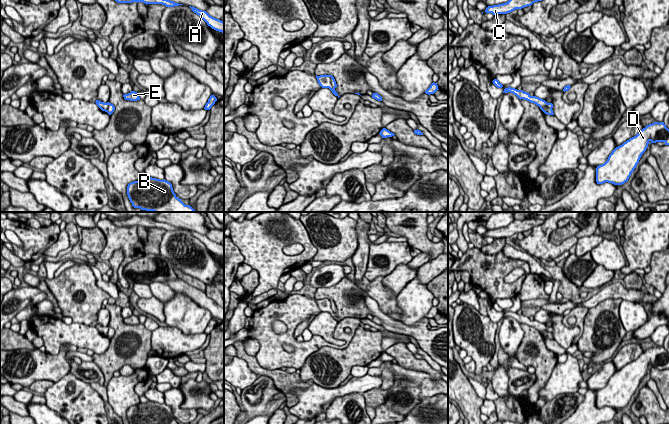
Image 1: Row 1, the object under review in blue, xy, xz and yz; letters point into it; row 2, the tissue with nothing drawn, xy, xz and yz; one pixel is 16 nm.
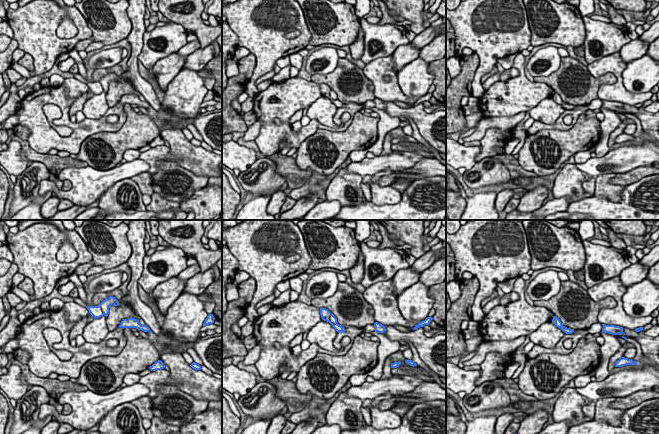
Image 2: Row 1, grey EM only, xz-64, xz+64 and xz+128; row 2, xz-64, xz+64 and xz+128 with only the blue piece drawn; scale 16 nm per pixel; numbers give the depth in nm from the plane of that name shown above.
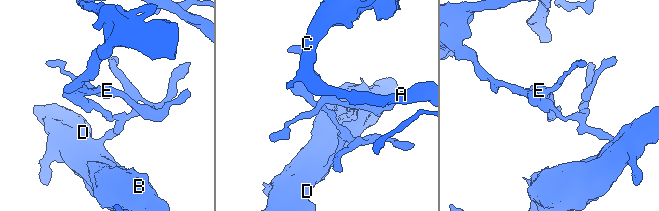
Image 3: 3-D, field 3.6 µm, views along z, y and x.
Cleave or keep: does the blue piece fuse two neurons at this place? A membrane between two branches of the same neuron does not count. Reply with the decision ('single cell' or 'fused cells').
fused cells

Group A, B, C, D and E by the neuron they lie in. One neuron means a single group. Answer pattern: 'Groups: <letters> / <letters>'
Groups: A C E / B D

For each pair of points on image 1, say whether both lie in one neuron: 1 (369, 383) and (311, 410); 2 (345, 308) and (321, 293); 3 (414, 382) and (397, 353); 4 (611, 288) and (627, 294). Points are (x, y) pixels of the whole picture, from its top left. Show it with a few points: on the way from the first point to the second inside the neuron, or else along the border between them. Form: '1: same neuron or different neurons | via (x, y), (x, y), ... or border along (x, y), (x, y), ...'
1: same neuron | via (355, 385), (325, 396)
2: same neuron | via (341, 302), (332, 293), (327, 293)
3: different neurons | border along (397, 363), (405, 368), (423, 371), (430, 375)
4: same neuron | via (615, 290), (623, 293)

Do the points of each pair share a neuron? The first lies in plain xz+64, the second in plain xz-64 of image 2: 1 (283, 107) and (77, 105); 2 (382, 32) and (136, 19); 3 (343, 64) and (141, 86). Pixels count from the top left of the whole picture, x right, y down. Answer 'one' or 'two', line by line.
1: two
2: two
3: two

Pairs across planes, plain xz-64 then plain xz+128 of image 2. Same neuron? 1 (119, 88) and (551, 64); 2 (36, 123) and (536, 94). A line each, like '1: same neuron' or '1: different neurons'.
1: different neurons
2: same neuron

